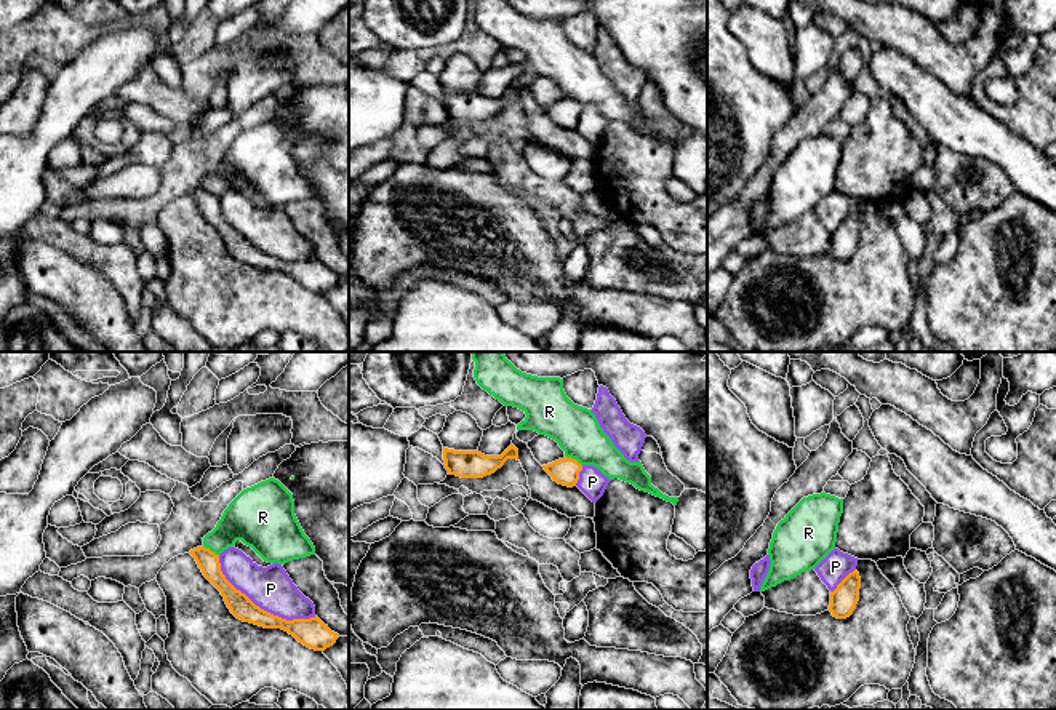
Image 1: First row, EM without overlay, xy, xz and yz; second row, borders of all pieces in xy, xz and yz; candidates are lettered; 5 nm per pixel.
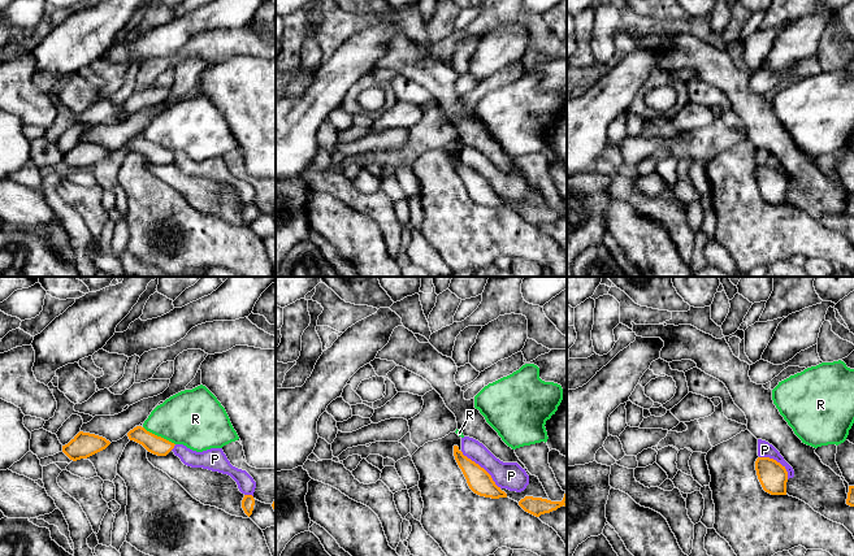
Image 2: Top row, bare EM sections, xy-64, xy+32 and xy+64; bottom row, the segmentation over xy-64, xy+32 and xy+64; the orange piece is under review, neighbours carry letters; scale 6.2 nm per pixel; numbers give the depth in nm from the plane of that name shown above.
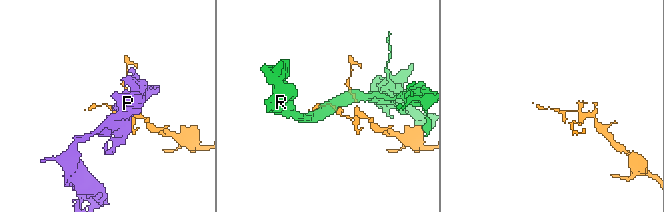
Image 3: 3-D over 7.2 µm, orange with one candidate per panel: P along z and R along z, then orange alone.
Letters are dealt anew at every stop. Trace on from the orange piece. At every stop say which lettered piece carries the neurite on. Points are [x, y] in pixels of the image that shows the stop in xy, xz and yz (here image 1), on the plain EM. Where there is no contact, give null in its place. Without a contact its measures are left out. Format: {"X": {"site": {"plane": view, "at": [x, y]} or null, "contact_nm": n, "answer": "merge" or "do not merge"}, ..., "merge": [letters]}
{"P": {"site": {"plane": "xy", "at": [258, 248]}, "contact_nm": 600, "answer": "merge"}, "R": {"site": {"plane": "xy", "at": [210, 192]}, "contact_nm": 90, "answer": "do not merge"}, "merge": ["P"]}

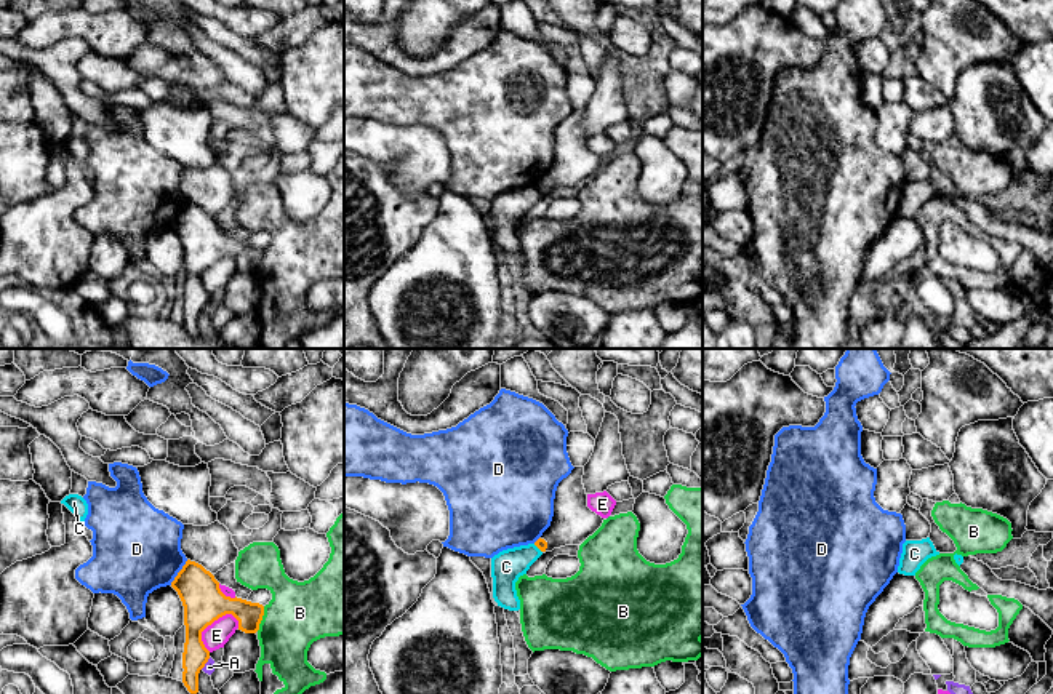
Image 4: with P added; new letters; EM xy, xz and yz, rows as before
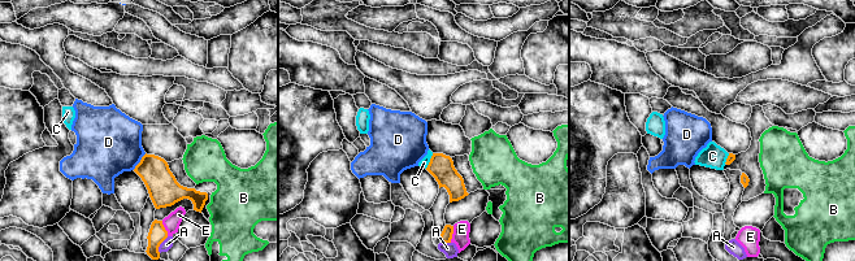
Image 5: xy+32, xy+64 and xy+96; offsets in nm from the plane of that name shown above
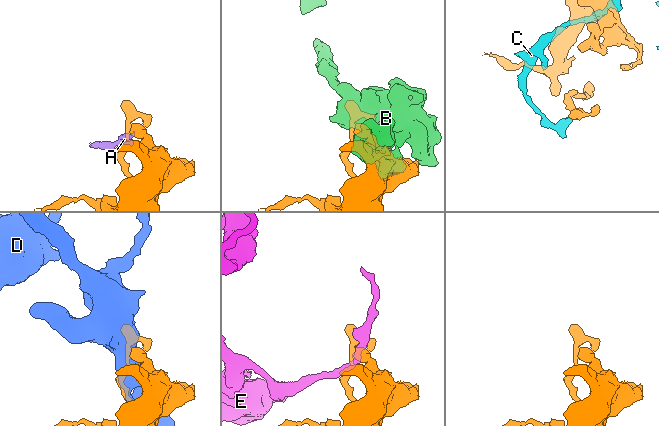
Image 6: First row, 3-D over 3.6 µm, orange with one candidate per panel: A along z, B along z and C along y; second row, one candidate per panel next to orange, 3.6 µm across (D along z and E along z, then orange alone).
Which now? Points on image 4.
{"A": {"site": {"plane": "xy", "at": [205, 304]}, "contact_nm": 80, "answer": "do not merge"}, "B": {"site": {"plane": "xy", "at": [261, 261]}, "contact_nm": 130, "answer": "do not merge"}, "C": {"site": {"plane": "xz", "at": [538, 189]}, "contact_nm": 60, "answer": "do not merge"}, "D": {"site": {"plane": "xy", "at": [178, 215]}, "contact_nm": 160, "answer": "do not merge"}, "E": {"site": {"plane": "xy", "at": [207, 267]}, "contact_nm": 240, "answer": "do not merge"}, "merge": []}

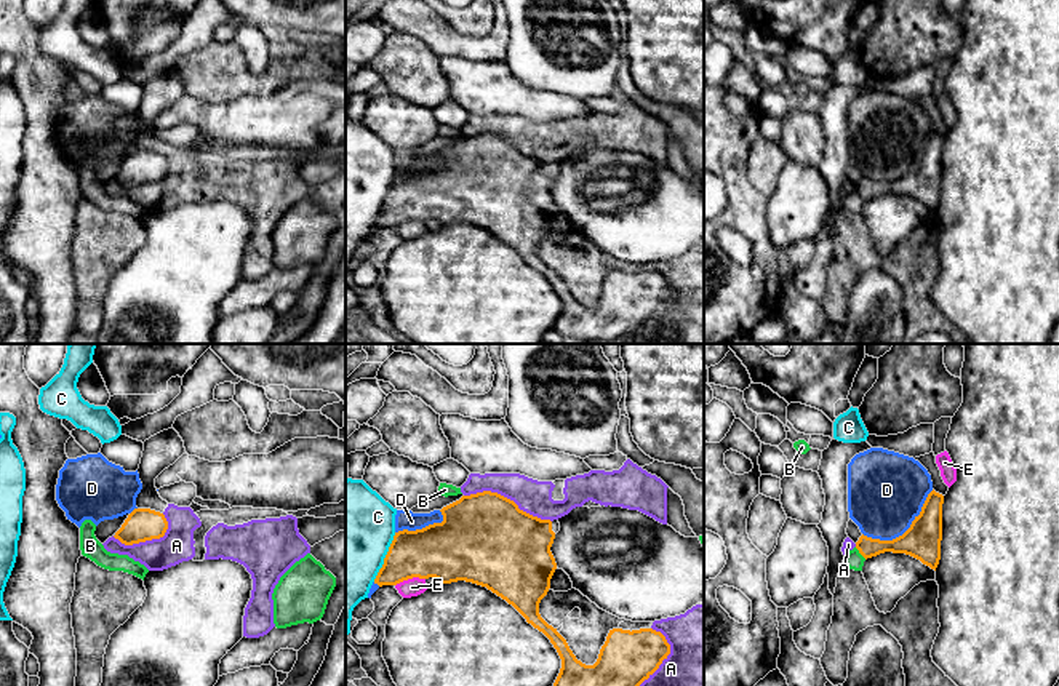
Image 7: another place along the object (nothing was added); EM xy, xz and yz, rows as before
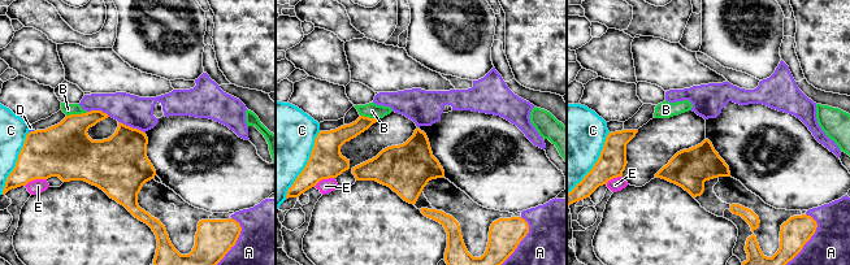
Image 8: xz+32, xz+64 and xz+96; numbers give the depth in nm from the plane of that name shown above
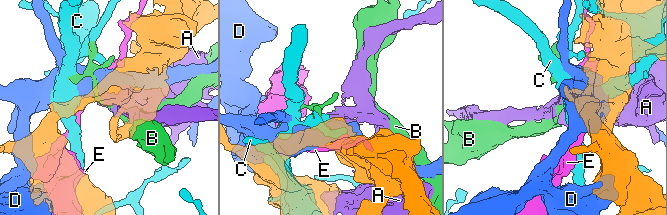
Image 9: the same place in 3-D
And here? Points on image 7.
{"A": {"site": {"plane": "xz", "at": [637, 328]}, "contact_nm": 500, "answer": "do not merge"}, "B": {"site": {"plane": "yz", "at": [861, 195]}, "contact_nm": 90, "answer": "do not merge"}, "C": {"site": {"plane": "xz", "at": [386, 199]}, "contact_nm": 280, "answer": "do not merge"}, "D": {"site": {"plane": "yz", "at": [906, 173]}, "contact_nm": 420, "answer": "do not merge"}, "E": {"site": {"plane": "xz", "at": [410, 219]}, "contact_nm": 160, "answer": "do not merge"}, "merge": []}

